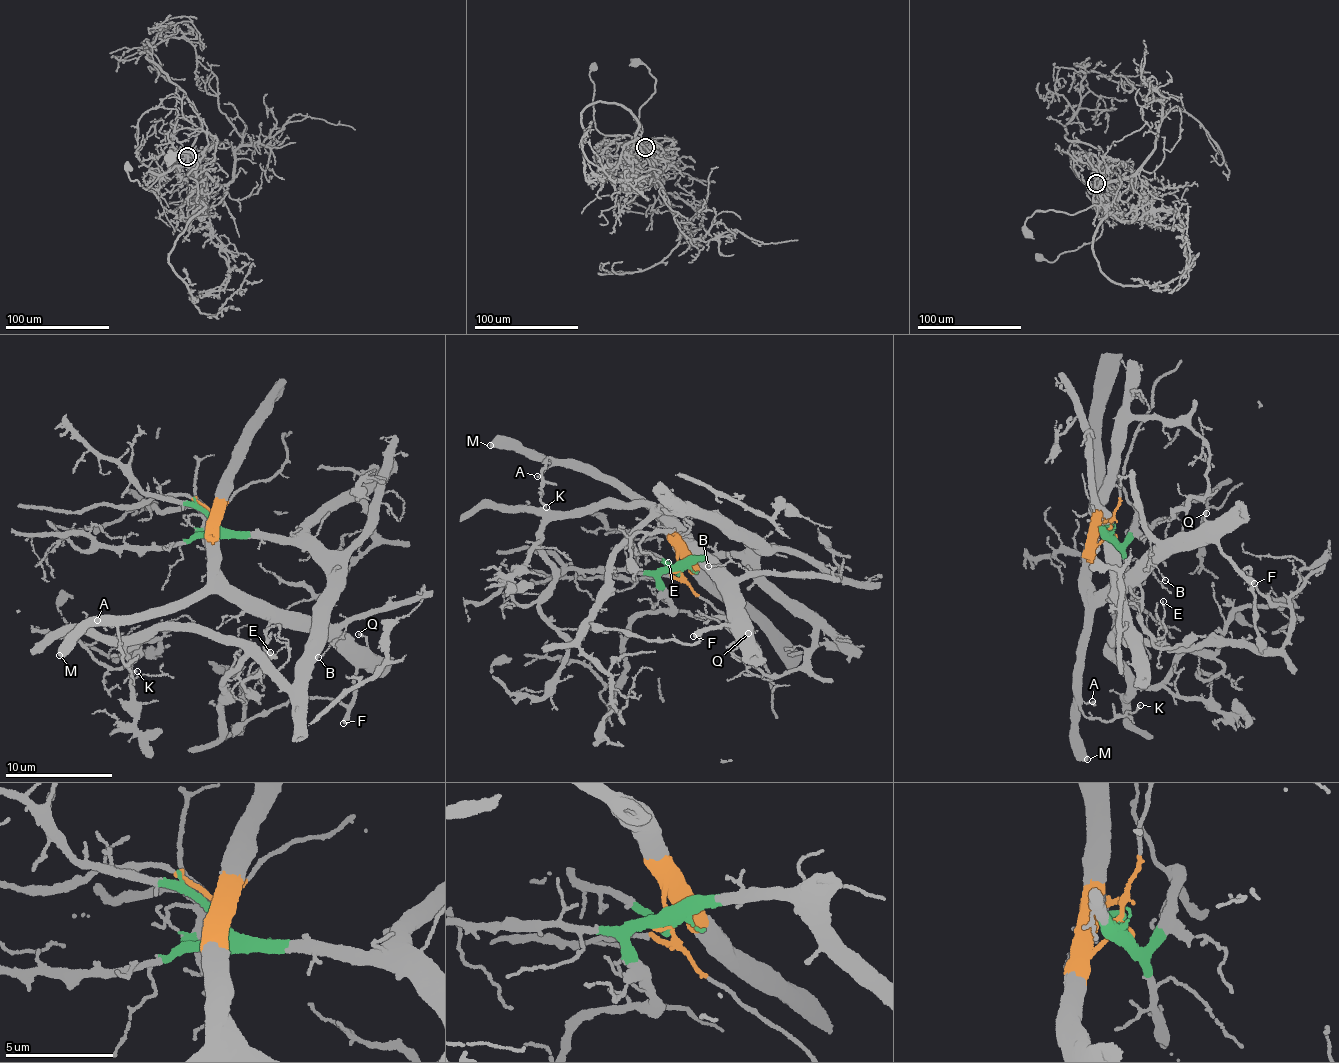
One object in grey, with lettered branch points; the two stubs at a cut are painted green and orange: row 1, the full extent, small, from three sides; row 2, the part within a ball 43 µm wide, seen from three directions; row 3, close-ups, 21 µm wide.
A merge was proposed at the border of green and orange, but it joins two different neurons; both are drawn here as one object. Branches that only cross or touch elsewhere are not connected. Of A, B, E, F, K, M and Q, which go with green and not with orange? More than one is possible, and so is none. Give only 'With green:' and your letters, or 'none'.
With green: none

